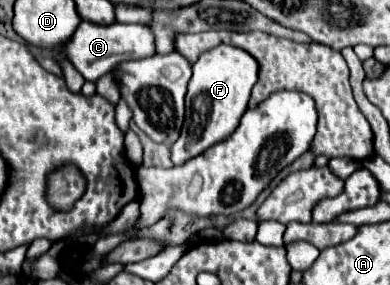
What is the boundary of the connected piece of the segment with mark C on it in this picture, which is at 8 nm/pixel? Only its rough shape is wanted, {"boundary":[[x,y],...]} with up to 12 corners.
{"boundary":[[82,21],[62,51],[96,83],[122,61],[154,55],[144,25]]}

